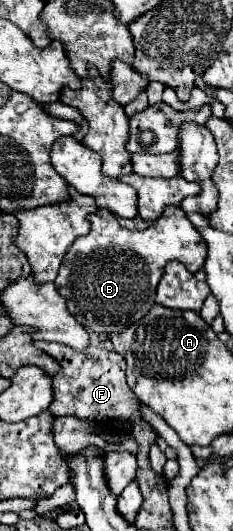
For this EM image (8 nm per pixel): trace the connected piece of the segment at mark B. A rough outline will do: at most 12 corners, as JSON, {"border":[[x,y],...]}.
{"border":[[179,206],[131,232],[107,210],[55,286],[91,332],[147,314],[169,262],[207,244]]}

